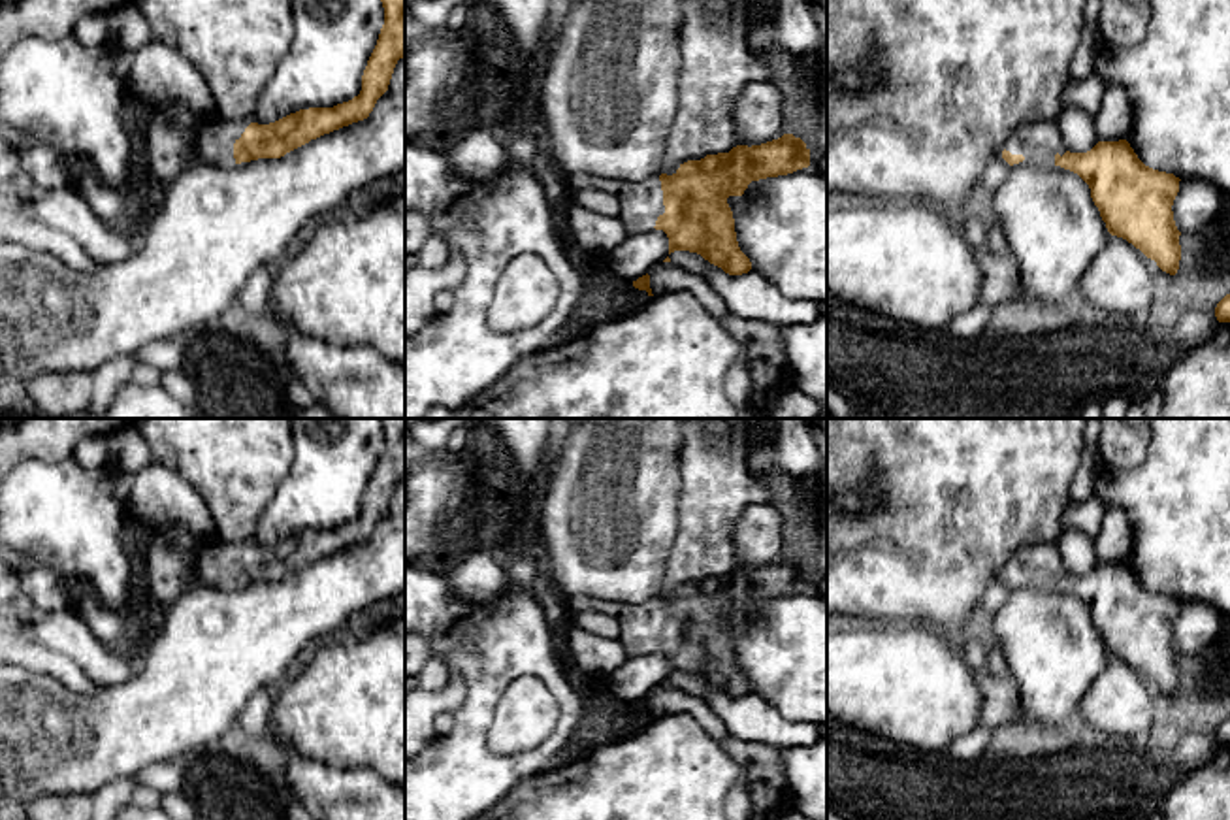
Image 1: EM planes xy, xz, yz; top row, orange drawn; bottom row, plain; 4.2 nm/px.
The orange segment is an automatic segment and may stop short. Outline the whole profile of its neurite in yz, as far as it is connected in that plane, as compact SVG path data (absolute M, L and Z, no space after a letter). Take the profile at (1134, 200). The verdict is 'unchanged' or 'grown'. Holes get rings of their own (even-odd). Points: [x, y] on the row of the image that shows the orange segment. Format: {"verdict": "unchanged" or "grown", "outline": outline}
{"verdict": "grown", "outline": "M1030 121L1008 139L1002 158L1010 166L1028 160L1077 173L1089 185L1108 232L1132 243L1162 271L1177 273L1181 232L1172 205L1181 179L1145 166L1126 139L1070 153L1059 139L1055 121Z"}

